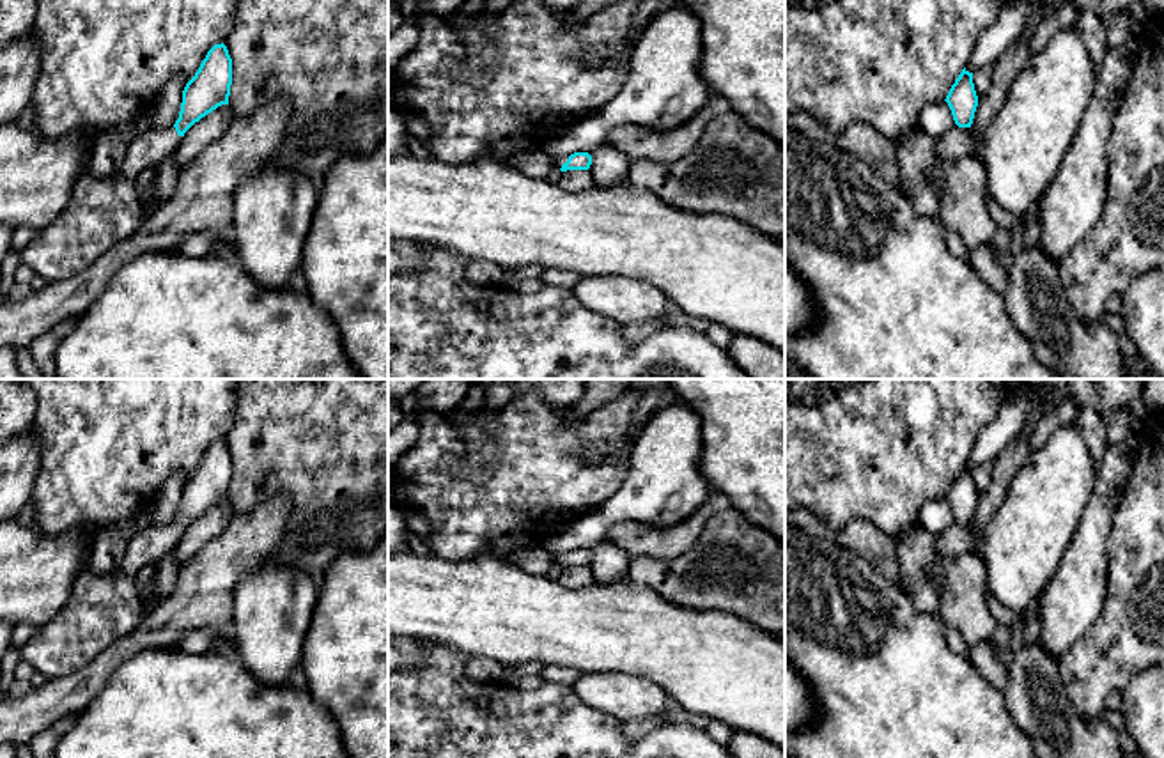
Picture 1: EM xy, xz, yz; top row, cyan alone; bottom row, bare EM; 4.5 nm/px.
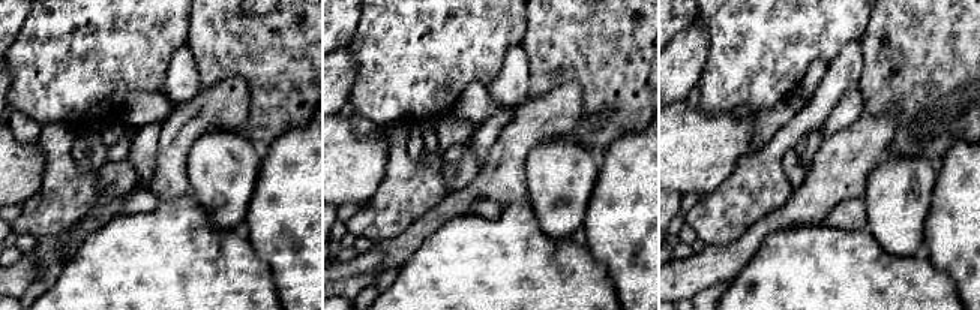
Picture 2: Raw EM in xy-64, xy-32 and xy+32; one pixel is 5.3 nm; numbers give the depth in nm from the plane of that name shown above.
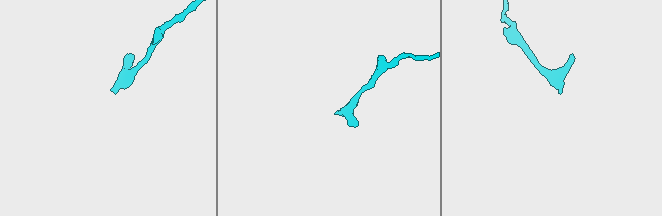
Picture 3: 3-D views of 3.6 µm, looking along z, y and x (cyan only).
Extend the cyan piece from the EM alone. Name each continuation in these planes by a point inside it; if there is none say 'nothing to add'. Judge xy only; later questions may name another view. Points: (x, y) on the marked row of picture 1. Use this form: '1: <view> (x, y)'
1: xy (101, 213)

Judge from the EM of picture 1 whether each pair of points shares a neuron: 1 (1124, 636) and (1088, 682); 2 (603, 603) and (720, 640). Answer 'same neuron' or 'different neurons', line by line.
1: same neuron
2: same neuron

